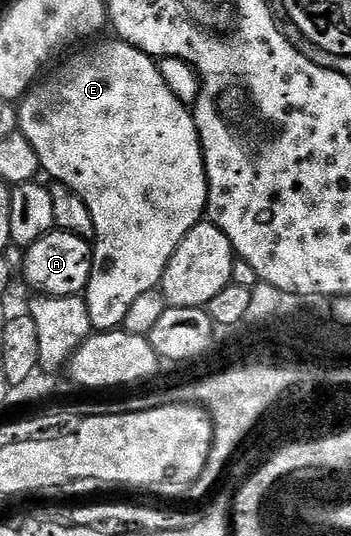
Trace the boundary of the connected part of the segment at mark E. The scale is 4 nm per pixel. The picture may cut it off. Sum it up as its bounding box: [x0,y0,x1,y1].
[17,39,207,333]

